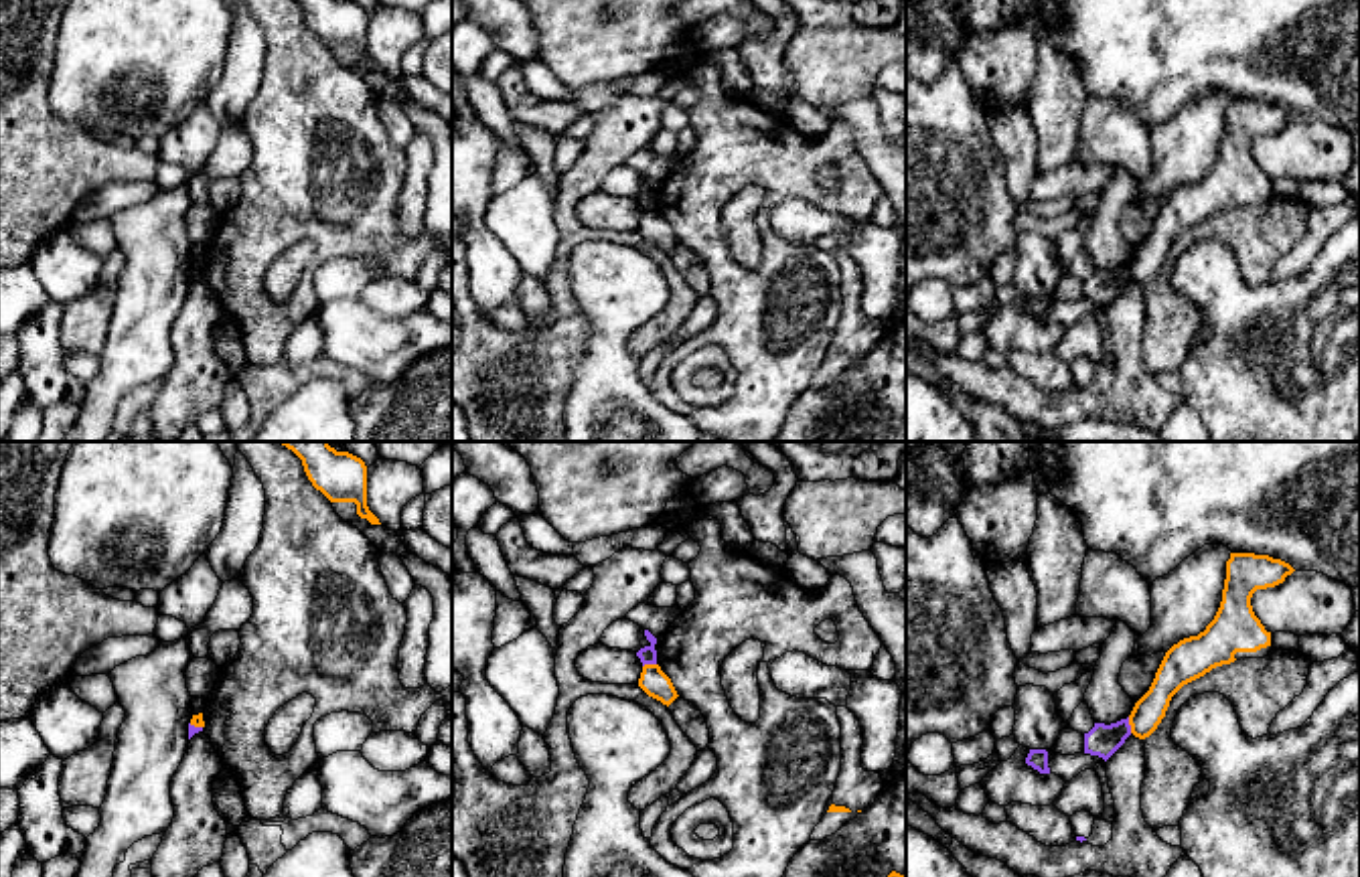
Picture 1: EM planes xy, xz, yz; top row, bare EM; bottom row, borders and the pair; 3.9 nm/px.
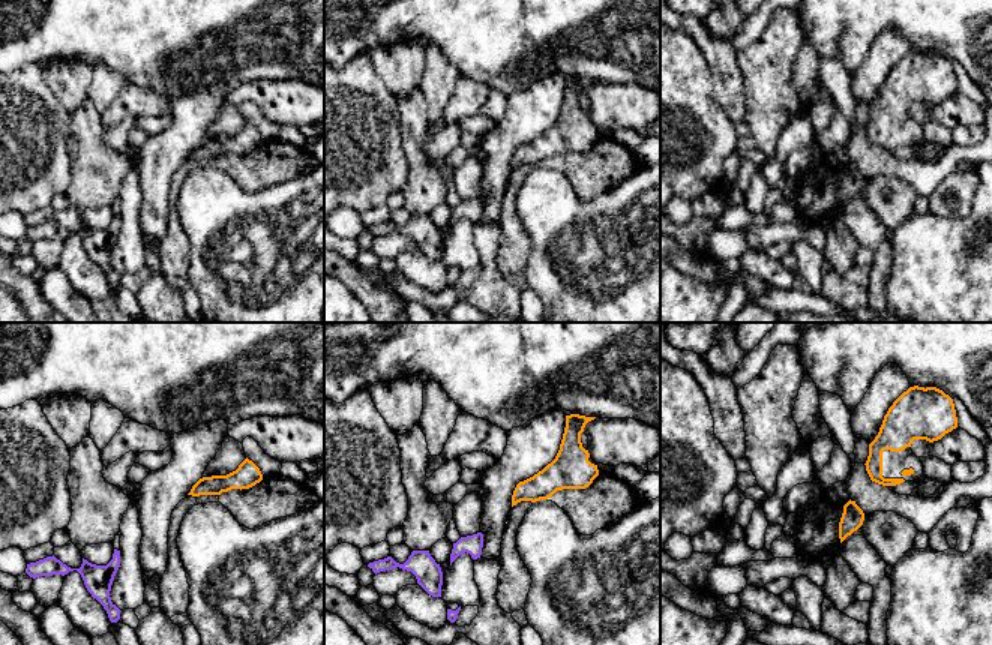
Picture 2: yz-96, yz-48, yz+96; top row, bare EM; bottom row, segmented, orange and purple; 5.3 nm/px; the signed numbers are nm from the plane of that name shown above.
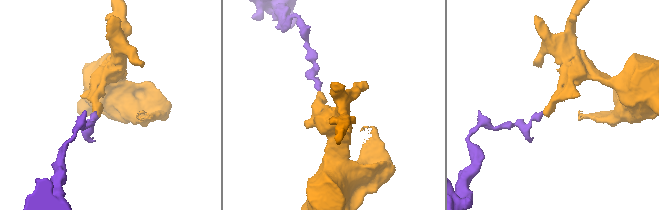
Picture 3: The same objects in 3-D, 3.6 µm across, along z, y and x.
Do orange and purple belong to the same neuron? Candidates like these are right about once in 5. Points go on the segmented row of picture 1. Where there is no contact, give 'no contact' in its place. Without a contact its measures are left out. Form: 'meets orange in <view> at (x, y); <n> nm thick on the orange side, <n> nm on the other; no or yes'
meets orange in yz at (1129, 724); 120 nm thick on the orange side, 130 nm on the other; no

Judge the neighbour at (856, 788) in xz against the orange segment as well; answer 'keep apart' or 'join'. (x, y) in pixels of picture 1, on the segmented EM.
join

